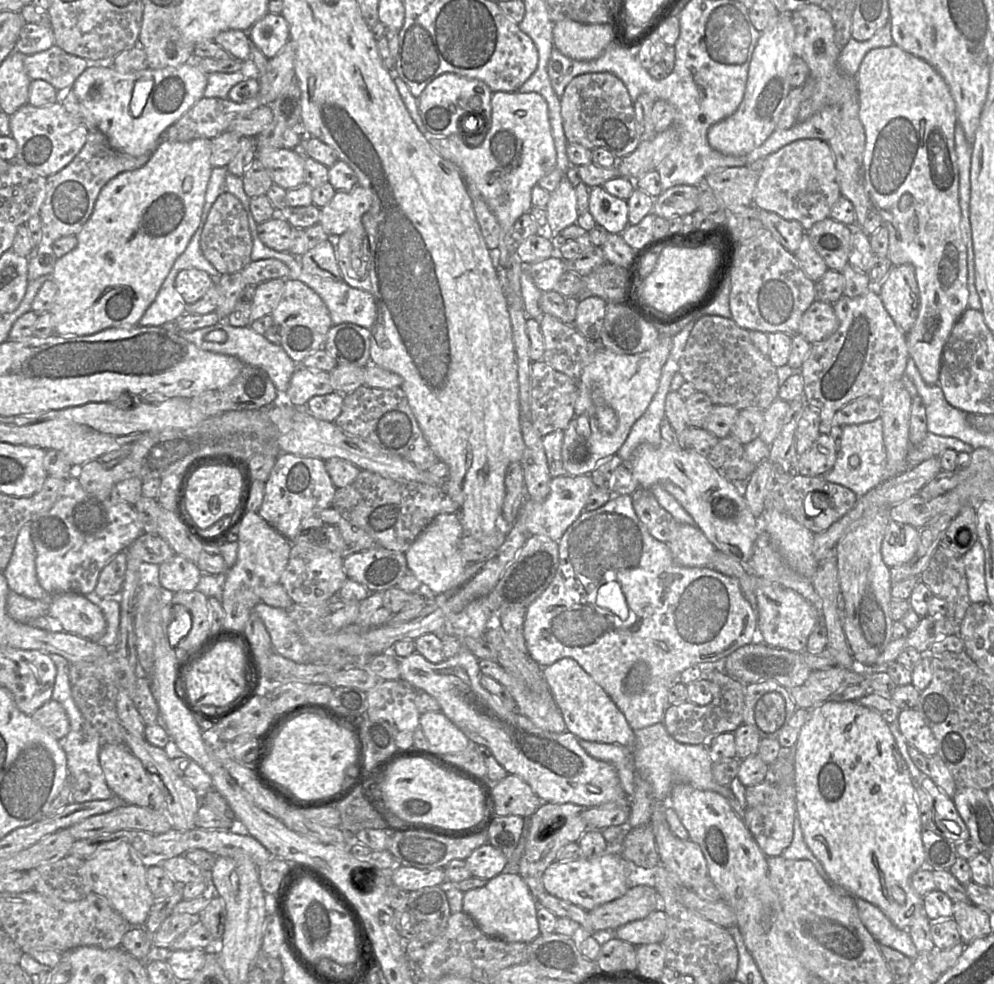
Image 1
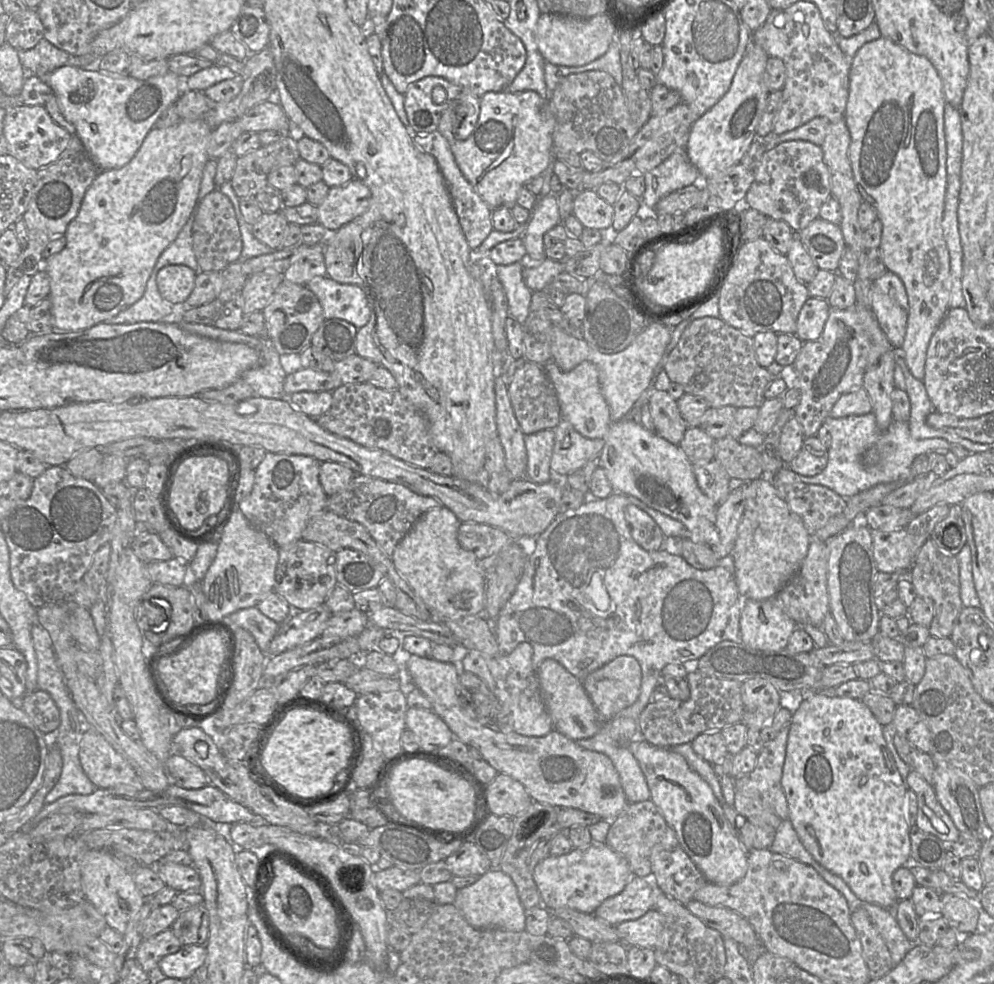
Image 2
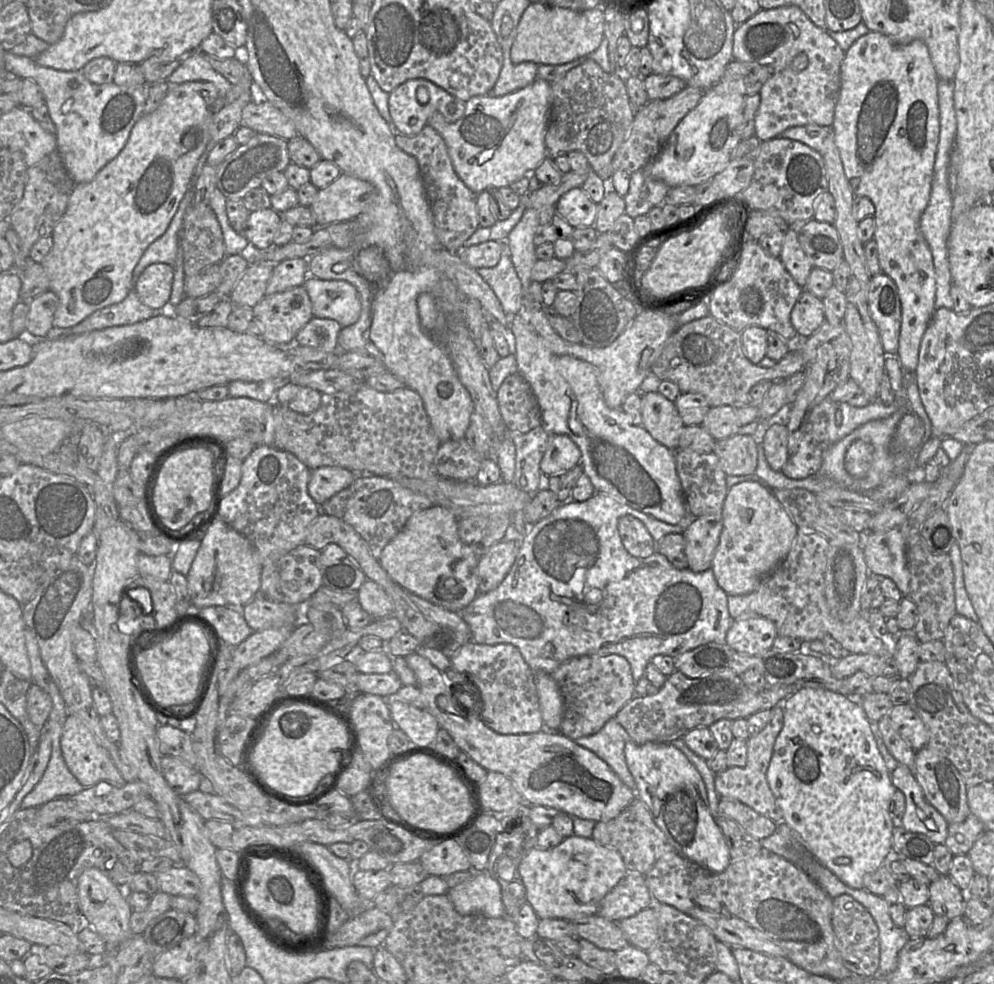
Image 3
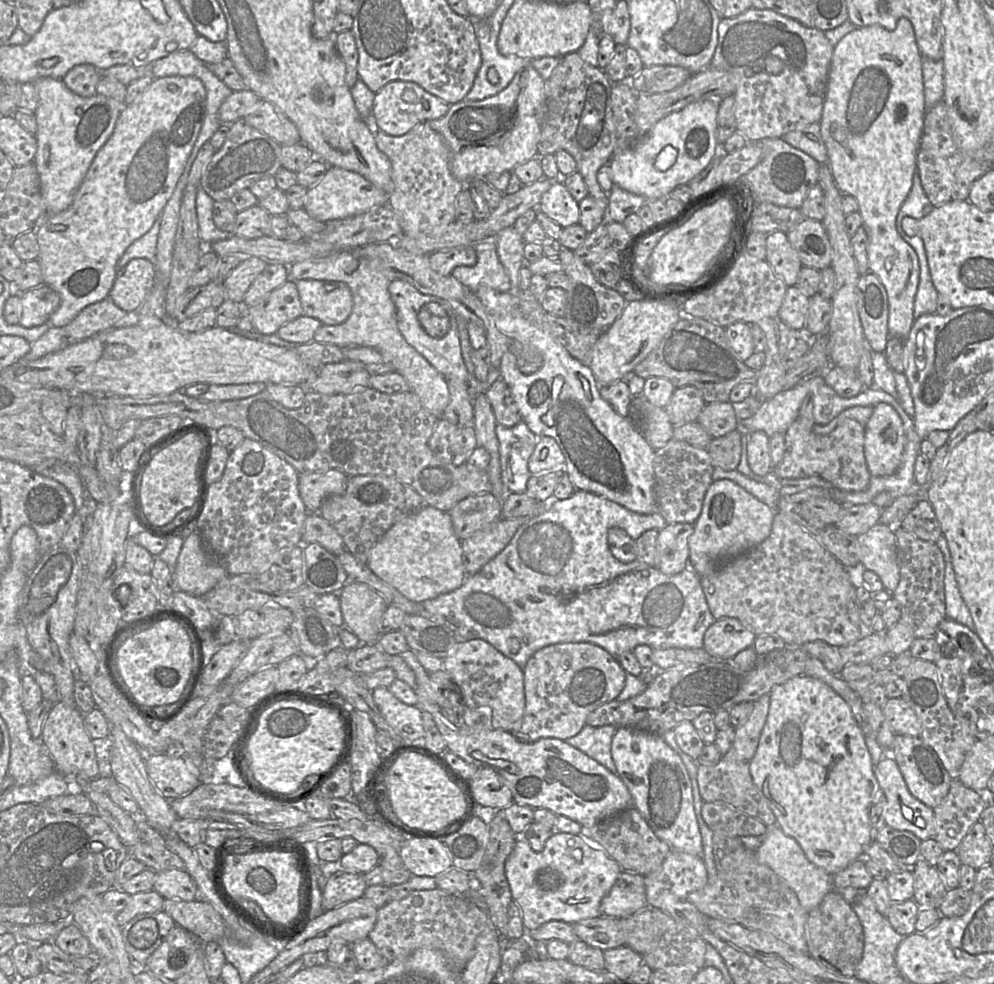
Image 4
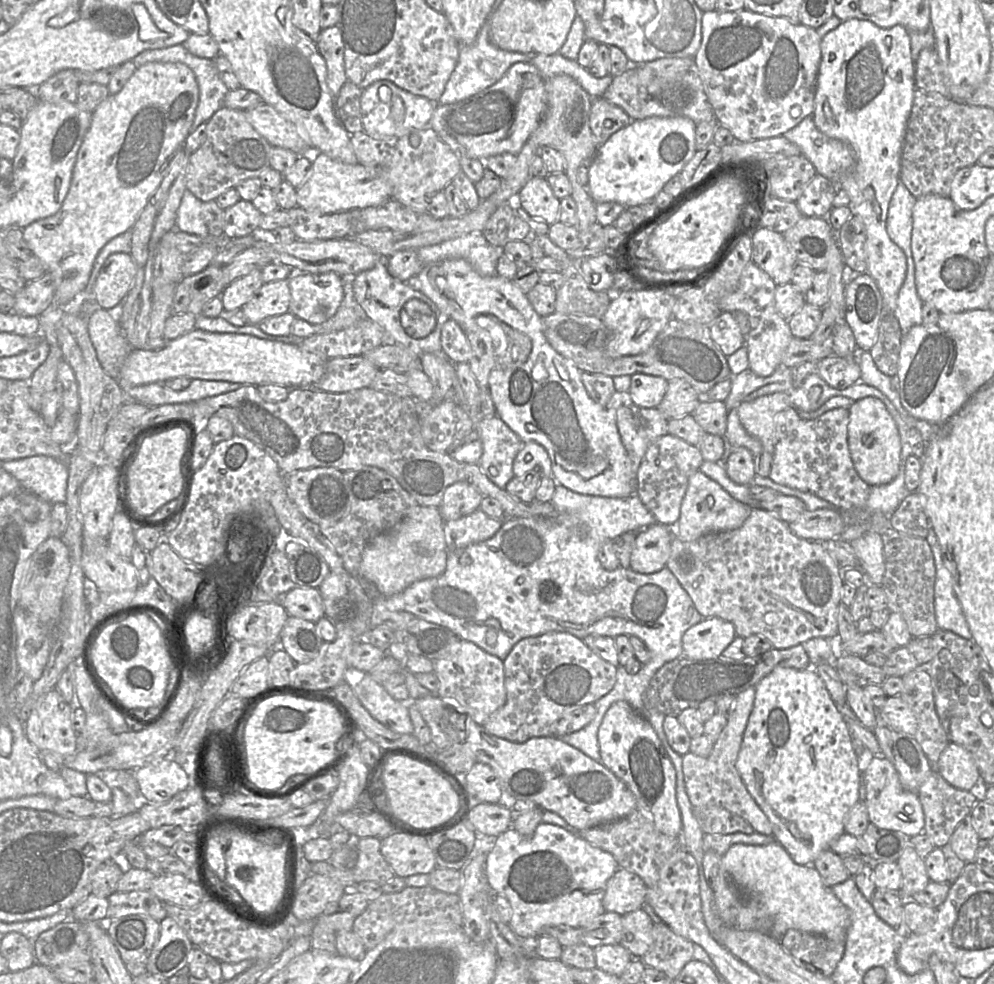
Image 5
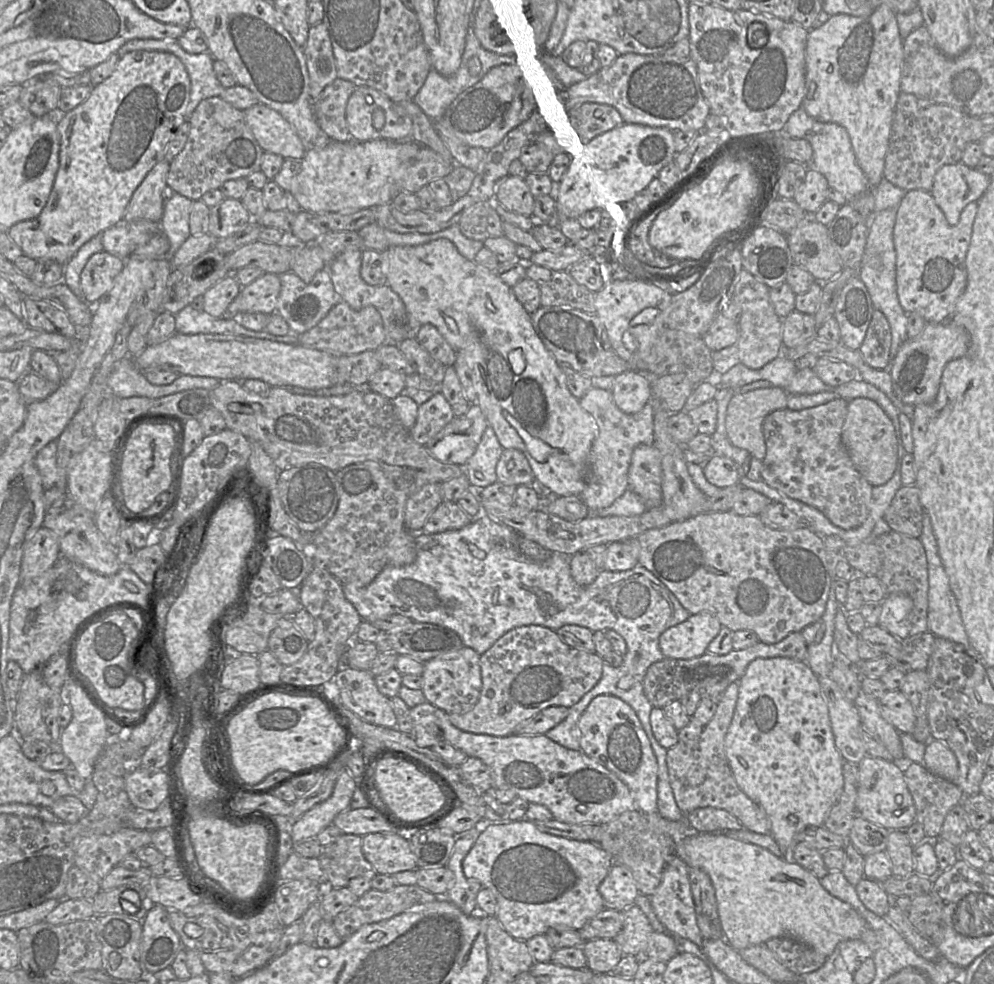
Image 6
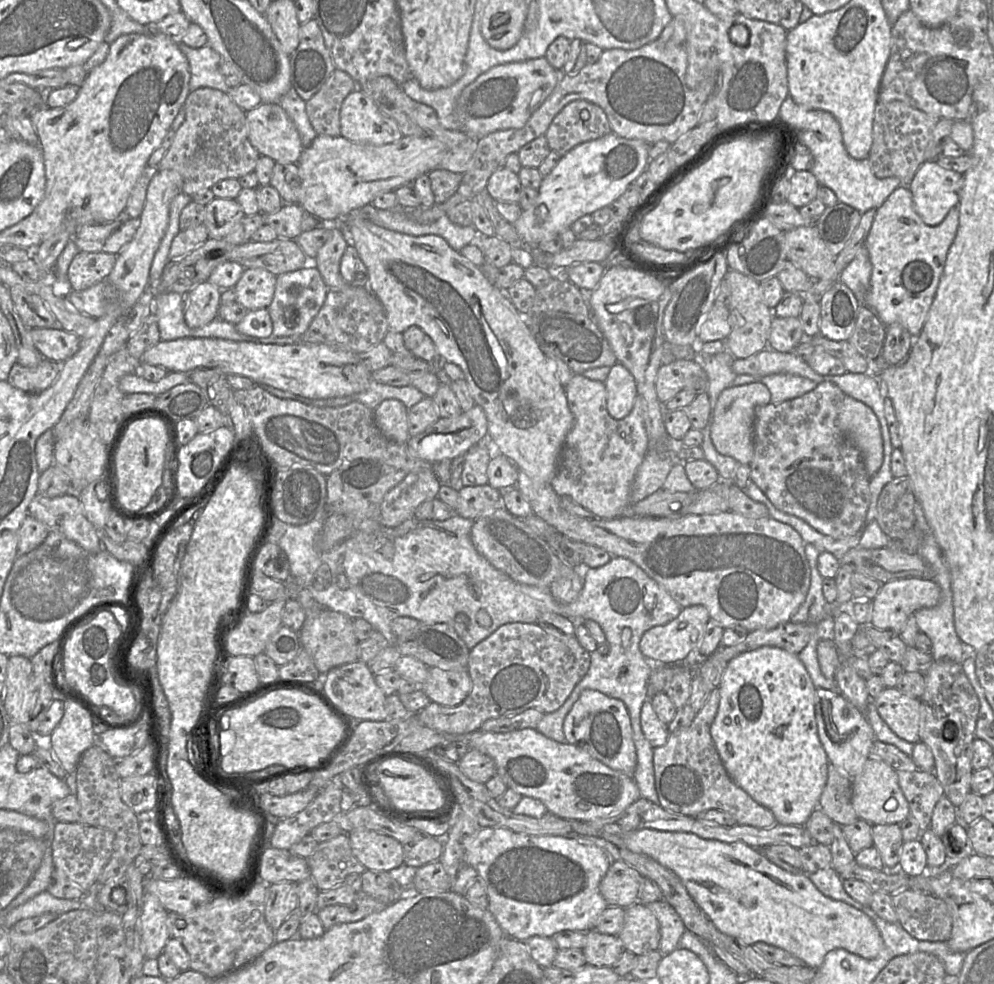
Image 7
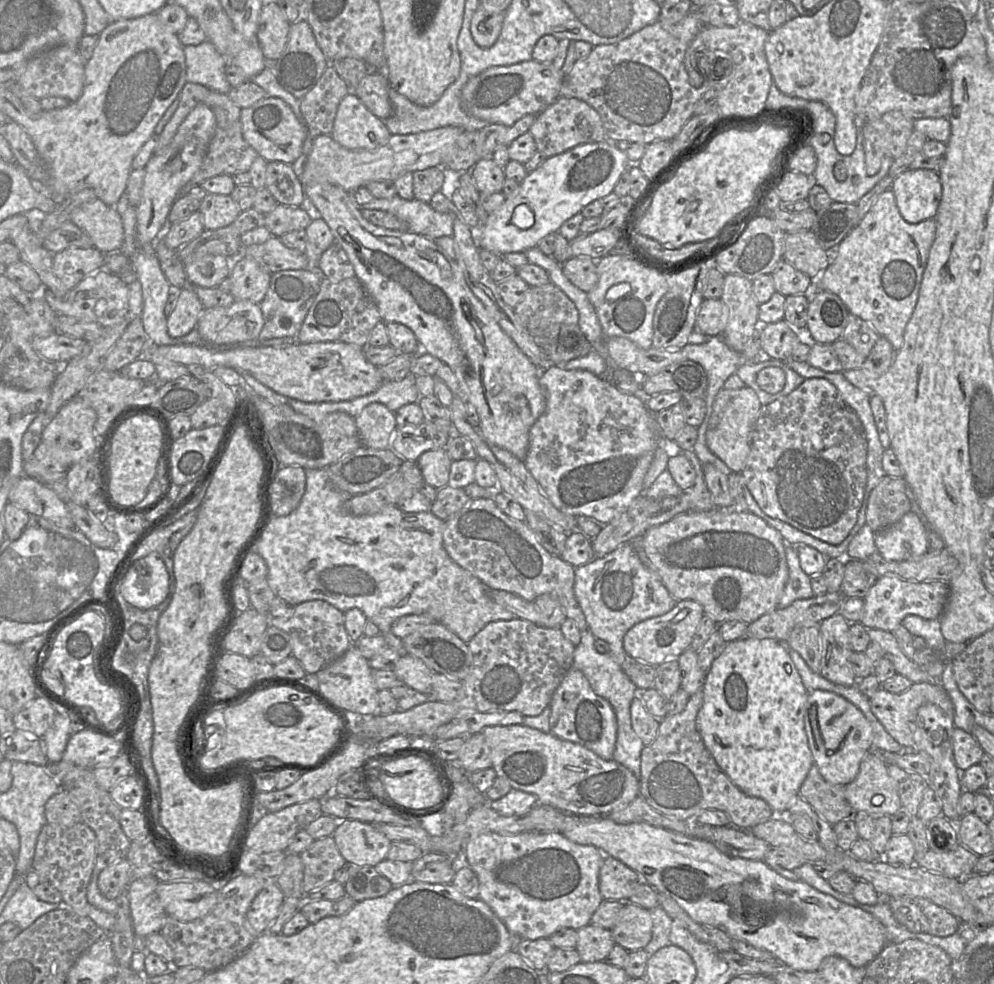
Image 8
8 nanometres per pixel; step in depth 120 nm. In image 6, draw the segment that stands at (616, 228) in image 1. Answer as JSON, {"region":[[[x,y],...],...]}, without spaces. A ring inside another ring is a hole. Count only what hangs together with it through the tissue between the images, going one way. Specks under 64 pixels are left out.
{"region":[[[510,174],[498,184],[495,191],[494,203],[496,204],[497,212],[498,206],[526,216],[532,216],[534,210],[534,196],[525,178]]]}

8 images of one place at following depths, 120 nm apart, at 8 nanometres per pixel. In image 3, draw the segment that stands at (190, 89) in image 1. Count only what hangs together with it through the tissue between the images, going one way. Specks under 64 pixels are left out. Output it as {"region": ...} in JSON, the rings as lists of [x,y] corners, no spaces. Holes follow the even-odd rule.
{"region":[[[6,51],[6,73],[36,82],[56,128],[57,151],[72,180],[77,184],[91,181],[126,145],[135,123],[144,114],[148,96],[147,83],[124,87],[113,82],[94,84],[81,71],[60,71],[38,65],[34,59]]]}

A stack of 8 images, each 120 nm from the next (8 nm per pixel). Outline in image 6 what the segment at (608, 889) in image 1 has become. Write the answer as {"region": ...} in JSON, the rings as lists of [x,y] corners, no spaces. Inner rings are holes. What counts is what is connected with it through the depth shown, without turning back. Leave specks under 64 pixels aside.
{"region":[[[523,819],[514,822],[492,823],[478,836],[463,860],[464,875],[477,880],[489,889],[497,899],[496,918],[513,938],[528,941],[537,935],[545,935],[556,926],[580,930],[587,922],[605,909],[599,886],[614,864],[613,857],[600,846],[555,836],[541,831],[533,821]]]}

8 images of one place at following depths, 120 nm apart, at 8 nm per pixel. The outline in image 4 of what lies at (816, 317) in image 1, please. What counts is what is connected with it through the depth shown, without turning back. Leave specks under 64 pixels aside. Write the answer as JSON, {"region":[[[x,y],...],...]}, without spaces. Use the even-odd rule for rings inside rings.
{"region":[[[789,286],[779,309],[779,317],[790,328],[805,331],[808,308],[809,297],[797,286]]]}

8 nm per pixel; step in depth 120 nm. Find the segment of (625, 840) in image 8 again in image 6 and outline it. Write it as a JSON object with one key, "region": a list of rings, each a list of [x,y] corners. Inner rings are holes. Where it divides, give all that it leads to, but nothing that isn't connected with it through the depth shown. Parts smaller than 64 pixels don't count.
{"region":[[[692,832],[688,835],[681,837],[677,840],[675,854],[682,859],[689,868],[699,868],[703,870],[711,879],[715,889],[715,895],[718,905],[718,914],[720,919],[720,927],[722,936],[735,950],[740,951],[744,948],[754,945],[765,945],[768,940],[778,937],[792,937],[808,946],[813,948],[818,953],[826,956],[827,958],[835,951],[836,947],[843,941],[850,939],[861,939],[864,941],[871,950],[876,951],[879,949],[879,942],[875,933],[870,929],[865,919],[848,903],[831,895],[820,883],[820,879],[814,876],[809,871],[805,870],[799,864],[791,859],[775,856],[767,849],[758,845],[743,842],[738,839],[729,837],[724,833],[703,833]]]}

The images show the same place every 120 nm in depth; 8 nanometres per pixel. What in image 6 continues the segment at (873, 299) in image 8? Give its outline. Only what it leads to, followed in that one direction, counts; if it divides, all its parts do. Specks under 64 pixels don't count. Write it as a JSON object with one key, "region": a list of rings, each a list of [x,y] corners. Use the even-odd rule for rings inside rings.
{"region":[[[906,191],[895,208],[893,242],[896,253],[896,288],[899,302],[908,313],[918,313],[927,323],[941,323],[955,313],[958,299],[967,285],[965,258],[969,248],[977,202],[962,210],[955,225],[950,225],[930,192]]]}

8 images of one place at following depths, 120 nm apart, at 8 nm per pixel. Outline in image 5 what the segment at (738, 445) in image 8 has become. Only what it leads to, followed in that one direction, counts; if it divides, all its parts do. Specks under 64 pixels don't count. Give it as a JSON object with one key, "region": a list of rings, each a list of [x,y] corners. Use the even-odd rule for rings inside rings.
{"region":[[[774,392],[751,401],[742,401],[737,406],[737,414],[745,430],[760,441],[765,451],[773,454],[774,415],[788,407],[791,407],[789,395],[785,392]]]}

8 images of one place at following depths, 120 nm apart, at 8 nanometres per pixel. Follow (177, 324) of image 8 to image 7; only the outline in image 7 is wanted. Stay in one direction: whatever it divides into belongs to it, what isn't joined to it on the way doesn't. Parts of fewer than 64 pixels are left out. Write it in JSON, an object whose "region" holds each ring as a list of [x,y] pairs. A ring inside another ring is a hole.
{"region":[[[206,281],[187,293],[189,304],[184,311],[188,327],[202,327],[218,317],[222,289]]]}

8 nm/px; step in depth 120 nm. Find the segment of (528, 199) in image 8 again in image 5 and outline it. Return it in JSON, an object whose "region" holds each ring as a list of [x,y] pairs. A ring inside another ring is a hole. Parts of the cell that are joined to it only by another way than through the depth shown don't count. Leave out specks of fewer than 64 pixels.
{"region":[[[650,117],[633,120],[601,144],[588,167],[588,189],[595,203],[614,202],[624,207],[641,206],[696,153],[695,123],[687,117]]]}

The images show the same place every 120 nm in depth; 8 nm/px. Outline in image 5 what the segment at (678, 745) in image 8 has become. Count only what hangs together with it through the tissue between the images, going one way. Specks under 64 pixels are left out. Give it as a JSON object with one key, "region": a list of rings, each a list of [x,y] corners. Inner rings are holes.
{"region":[[[753,687],[739,693],[735,697],[732,711],[728,714],[727,725],[714,743],[711,754],[708,757],[701,757],[690,751],[682,756],[682,768],[686,792],[693,807],[723,807],[747,820],[756,832],[773,835],[773,828],[769,818],[749,793],[736,768],[736,761],[754,700],[755,688]]]}

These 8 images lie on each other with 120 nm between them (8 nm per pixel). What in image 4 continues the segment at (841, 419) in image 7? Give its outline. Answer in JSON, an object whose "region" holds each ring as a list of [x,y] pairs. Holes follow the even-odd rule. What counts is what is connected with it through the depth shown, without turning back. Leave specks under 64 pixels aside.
{"region":[[[879,403],[864,426],[864,455],[871,476],[890,476],[902,463],[905,448],[903,422],[895,409]]]}

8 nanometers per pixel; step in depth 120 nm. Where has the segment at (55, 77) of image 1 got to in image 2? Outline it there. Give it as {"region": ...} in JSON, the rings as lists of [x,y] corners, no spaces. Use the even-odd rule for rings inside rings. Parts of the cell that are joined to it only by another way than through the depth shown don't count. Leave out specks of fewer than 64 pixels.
{"region":[[[41,39],[32,49],[17,51],[26,73],[40,79],[44,79],[47,74],[57,68],[70,65],[72,57],[75,57],[57,48],[46,39]]]}

